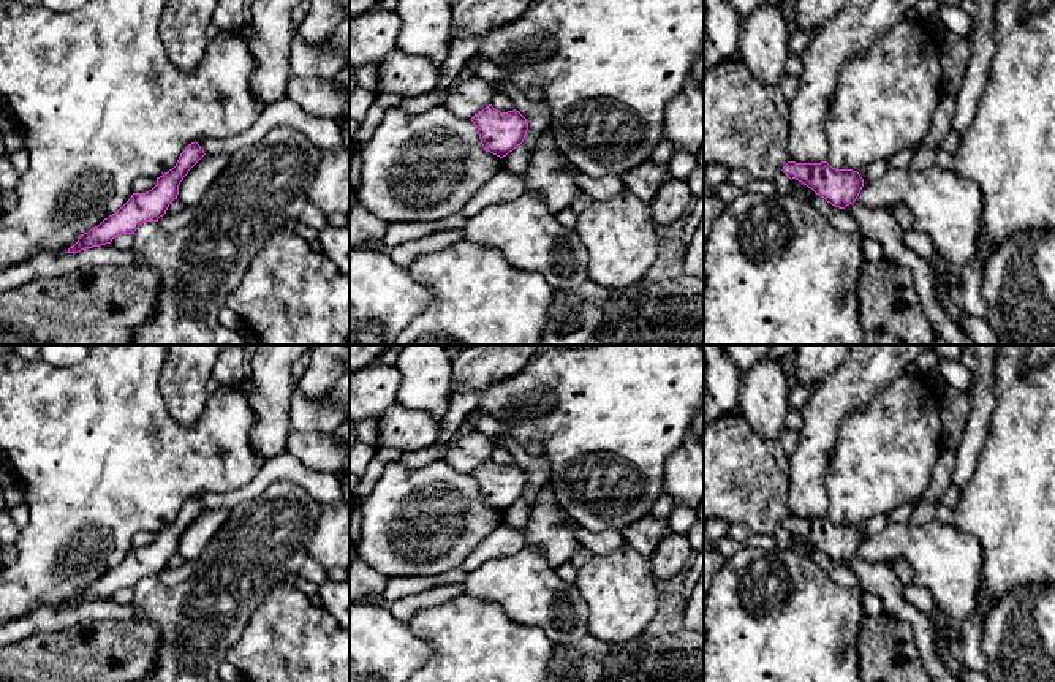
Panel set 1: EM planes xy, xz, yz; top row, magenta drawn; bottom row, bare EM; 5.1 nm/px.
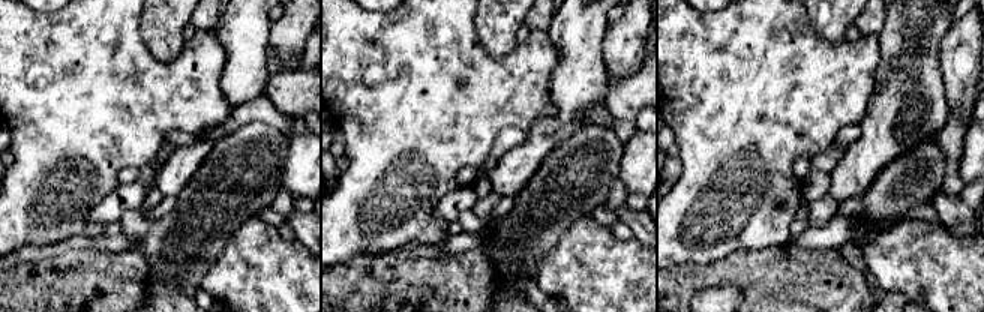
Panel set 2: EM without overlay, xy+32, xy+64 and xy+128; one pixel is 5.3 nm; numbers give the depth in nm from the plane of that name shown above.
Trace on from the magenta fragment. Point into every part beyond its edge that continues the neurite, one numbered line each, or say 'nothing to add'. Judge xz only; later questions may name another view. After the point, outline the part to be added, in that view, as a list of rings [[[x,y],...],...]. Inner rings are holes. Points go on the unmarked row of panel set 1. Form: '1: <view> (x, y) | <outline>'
nothing to add

